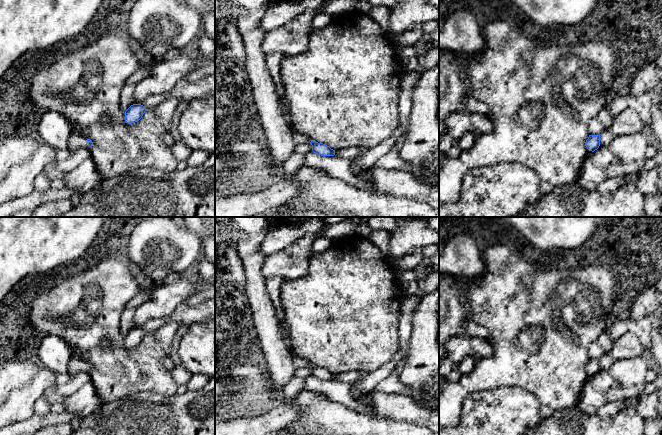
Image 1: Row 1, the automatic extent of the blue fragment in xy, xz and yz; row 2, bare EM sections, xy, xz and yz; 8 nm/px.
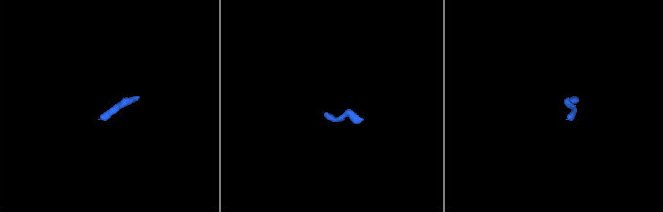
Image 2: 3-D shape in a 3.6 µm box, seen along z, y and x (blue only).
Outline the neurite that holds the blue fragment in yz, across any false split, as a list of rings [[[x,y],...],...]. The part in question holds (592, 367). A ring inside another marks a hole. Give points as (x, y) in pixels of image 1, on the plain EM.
[[[589,359],[585,368],[589,375],[594,376],[600,370],[600,359]]]

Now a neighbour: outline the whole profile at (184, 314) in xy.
[[[211,298],[197,306],[182,303],[176,307],[170,320],[159,327],[155,334],[165,354],[170,357],[175,333],[181,326],[205,323],[213,318],[215,318],[215,298]]]

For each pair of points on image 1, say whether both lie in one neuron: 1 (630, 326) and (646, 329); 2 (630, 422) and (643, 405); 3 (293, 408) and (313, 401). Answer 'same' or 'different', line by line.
1: same
2: different
3: different

